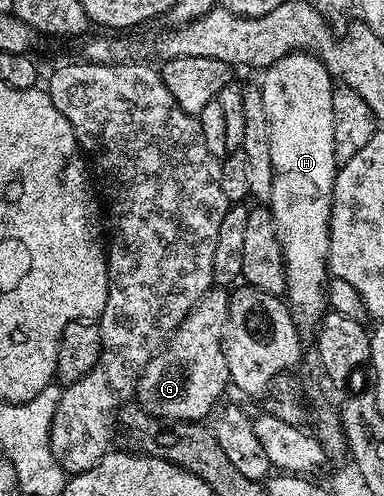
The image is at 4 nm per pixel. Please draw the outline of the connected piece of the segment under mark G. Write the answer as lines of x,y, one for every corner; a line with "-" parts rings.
219,285
209,287
206,294
196,302
194,309
181,321
172,338
159,348
152,360
144,366
144,372
136,382
134,399
145,413
165,421
173,419
191,423
207,420
207,415
213,414
212,406
219,401
220,394
230,387
228,366
224,356
224,326
228,320
229,298
229,292
225,288

